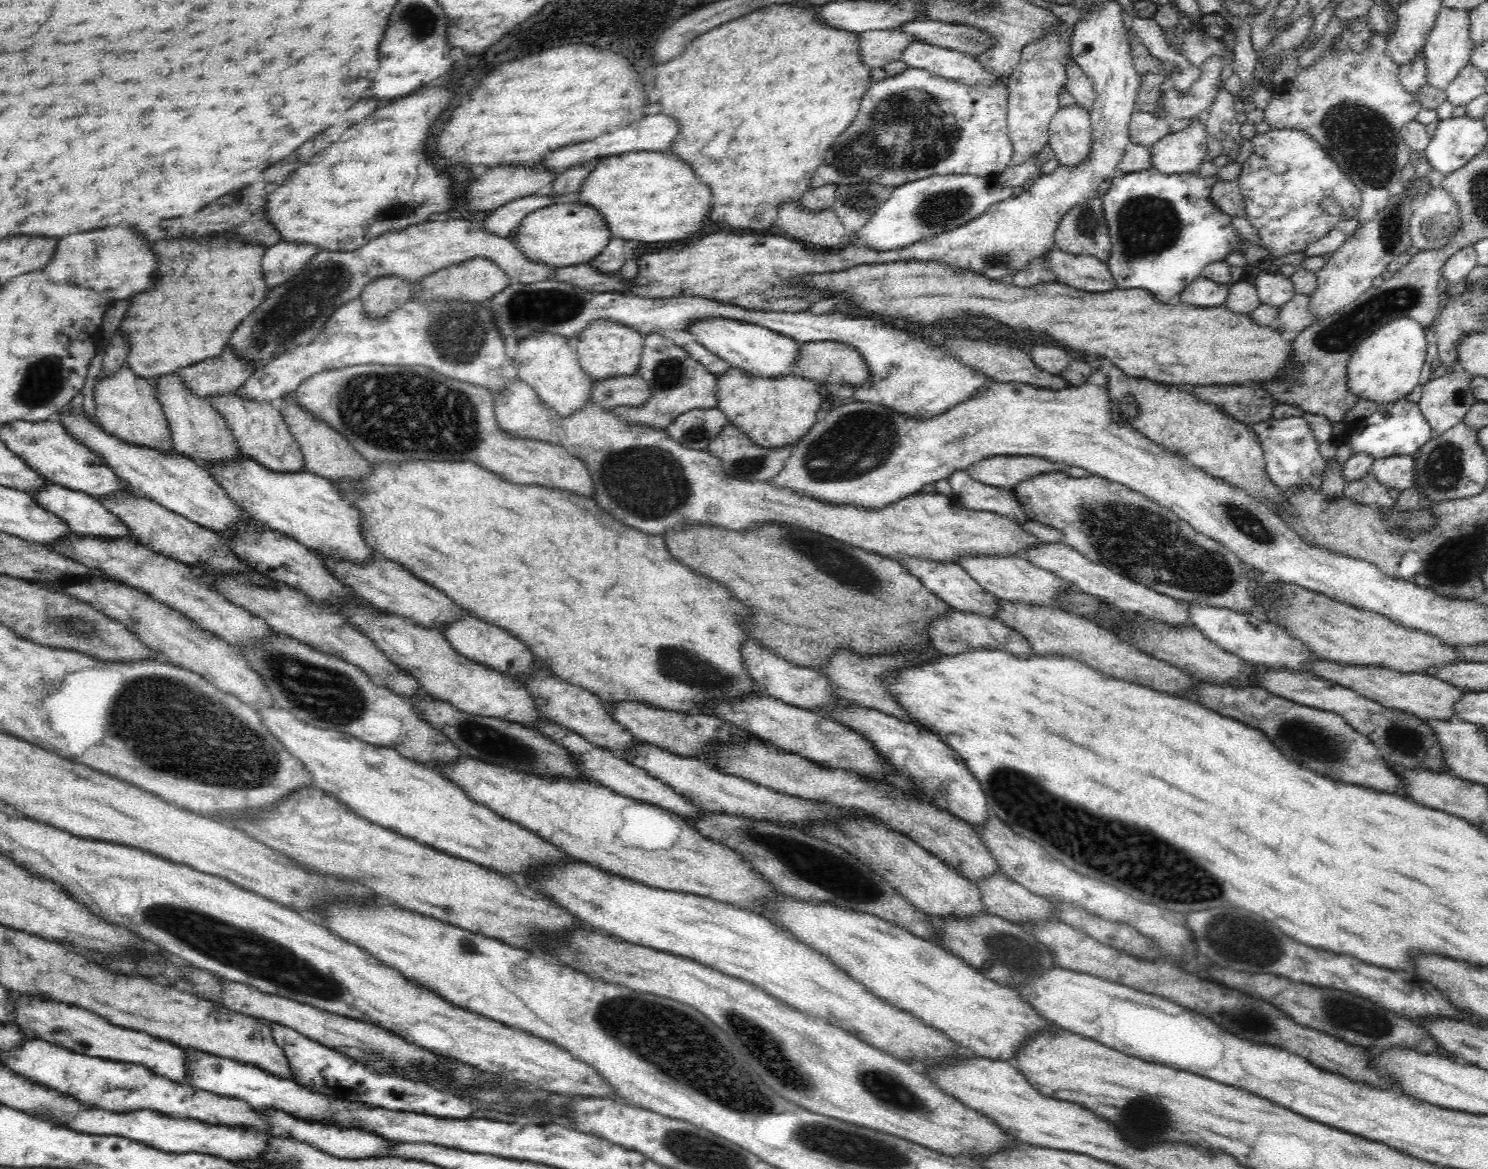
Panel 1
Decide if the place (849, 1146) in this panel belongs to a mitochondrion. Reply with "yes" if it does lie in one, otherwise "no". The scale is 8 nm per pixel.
yes

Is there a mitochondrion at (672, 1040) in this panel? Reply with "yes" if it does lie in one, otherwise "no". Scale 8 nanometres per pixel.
yes

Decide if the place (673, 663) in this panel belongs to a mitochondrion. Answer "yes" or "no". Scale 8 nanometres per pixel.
yes

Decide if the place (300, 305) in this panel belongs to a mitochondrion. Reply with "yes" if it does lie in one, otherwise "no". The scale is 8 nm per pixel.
yes

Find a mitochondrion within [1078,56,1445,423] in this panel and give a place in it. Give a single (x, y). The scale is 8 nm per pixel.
(1365, 142)

